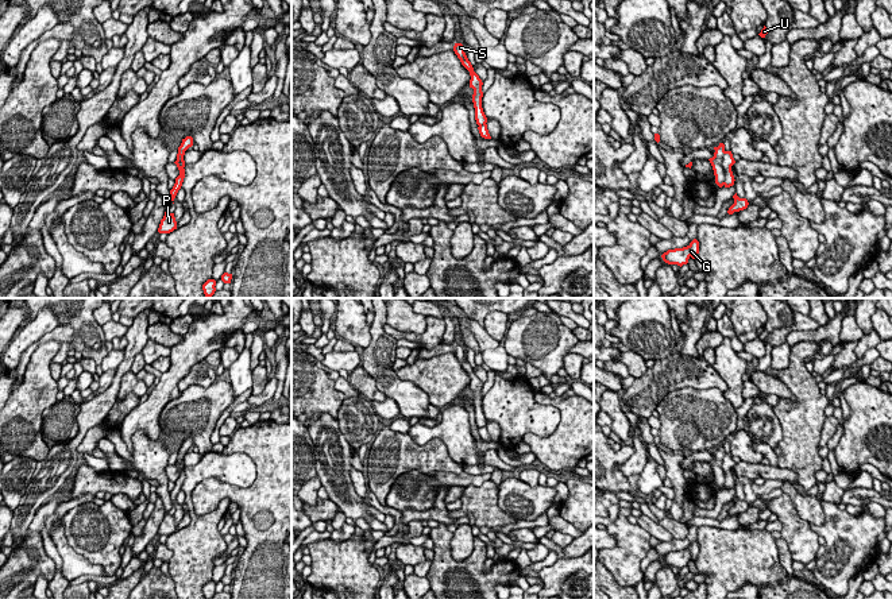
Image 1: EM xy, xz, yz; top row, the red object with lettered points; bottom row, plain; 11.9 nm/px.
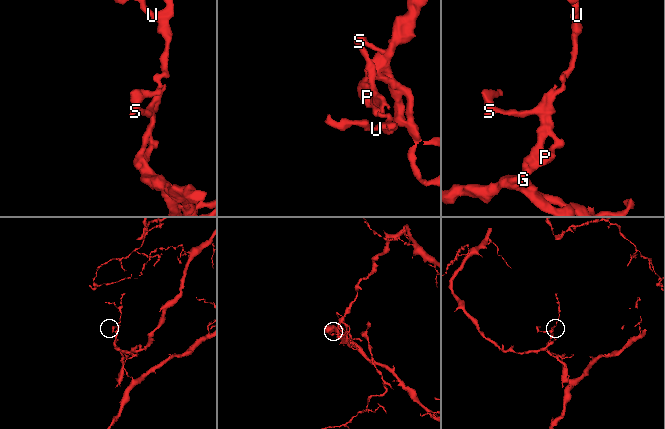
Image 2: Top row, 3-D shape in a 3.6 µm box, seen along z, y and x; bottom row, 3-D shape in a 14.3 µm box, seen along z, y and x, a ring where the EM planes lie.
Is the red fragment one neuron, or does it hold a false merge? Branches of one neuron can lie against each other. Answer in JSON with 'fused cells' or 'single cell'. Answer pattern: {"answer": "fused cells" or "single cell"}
{"answer": "fused cells"}

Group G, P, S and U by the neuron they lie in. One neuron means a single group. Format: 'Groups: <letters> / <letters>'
Groups: G S / P U

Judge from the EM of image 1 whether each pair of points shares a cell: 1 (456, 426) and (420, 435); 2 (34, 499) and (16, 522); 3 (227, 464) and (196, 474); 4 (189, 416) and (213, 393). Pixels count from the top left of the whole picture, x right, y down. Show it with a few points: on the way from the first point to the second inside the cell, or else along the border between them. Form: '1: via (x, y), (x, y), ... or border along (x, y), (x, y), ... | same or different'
1: via (447, 431), (429, 433) | same
2: via (29, 505), (22, 517) | same
3: via (219, 466), (204, 468) | same
4: via (196, 410), (211, 400) | same

